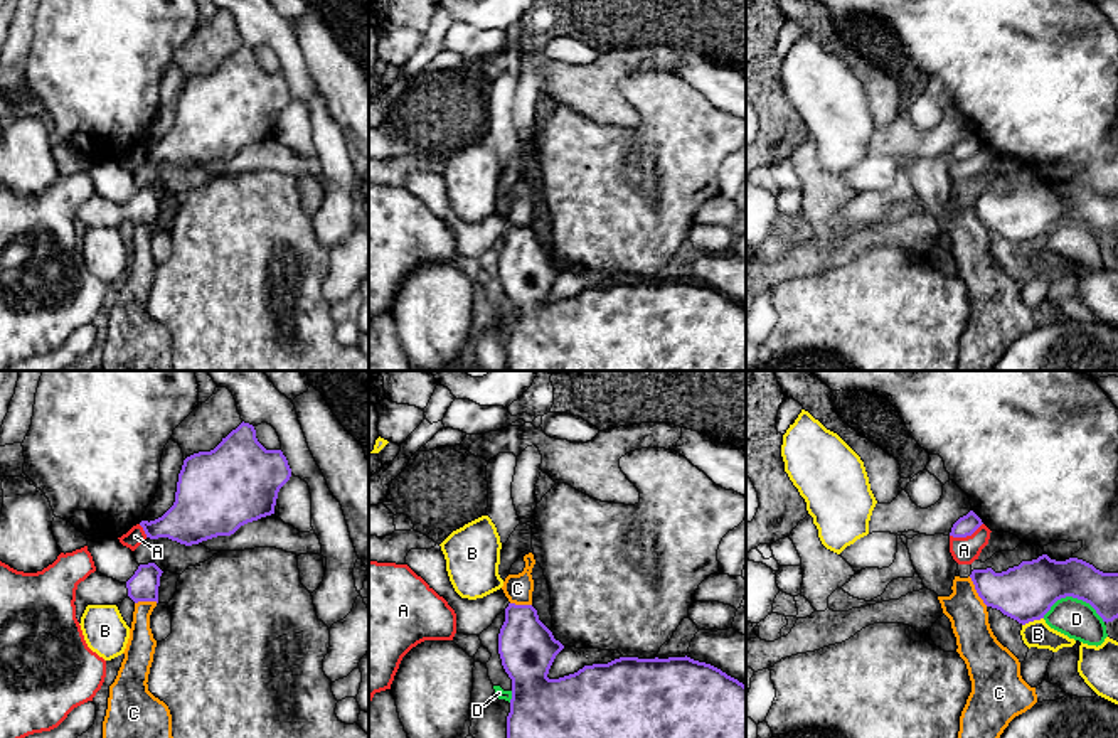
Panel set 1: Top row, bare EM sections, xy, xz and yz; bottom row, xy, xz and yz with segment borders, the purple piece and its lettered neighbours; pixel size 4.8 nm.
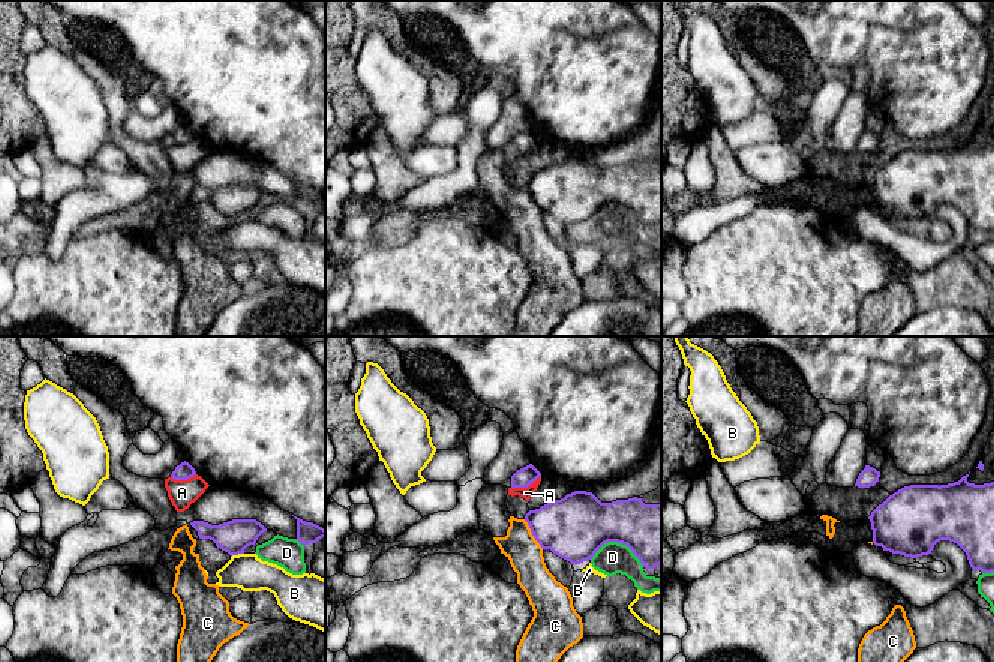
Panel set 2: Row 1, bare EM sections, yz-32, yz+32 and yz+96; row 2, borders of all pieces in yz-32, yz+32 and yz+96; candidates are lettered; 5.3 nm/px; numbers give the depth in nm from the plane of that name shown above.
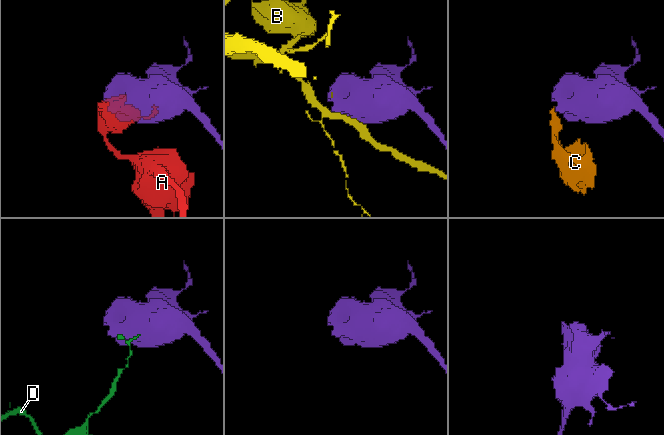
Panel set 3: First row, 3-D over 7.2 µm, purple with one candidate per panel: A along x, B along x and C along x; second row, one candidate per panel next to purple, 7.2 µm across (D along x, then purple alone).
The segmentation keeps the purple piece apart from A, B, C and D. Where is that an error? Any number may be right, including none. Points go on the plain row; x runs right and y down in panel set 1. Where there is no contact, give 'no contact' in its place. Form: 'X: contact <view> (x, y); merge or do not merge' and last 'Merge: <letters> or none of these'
A: contact yz (965, 159); do not merge
B: contact yz (1032, 243); do not merge
C: contact yz (977, 214); do not merge
D: contact yz (1075, 219); do not merge
Merge: none of these

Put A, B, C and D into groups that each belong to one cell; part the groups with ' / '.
A / B / C / D

